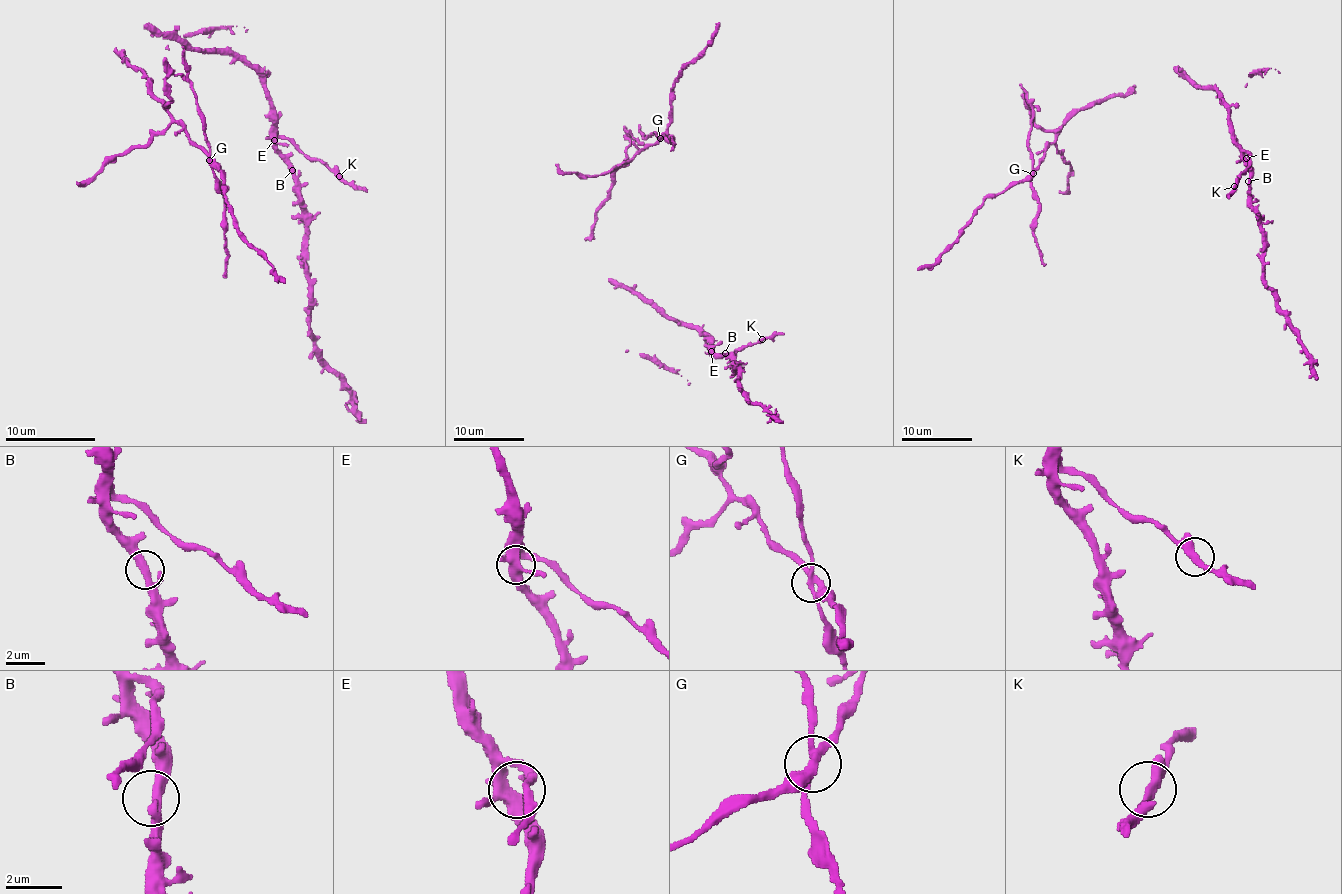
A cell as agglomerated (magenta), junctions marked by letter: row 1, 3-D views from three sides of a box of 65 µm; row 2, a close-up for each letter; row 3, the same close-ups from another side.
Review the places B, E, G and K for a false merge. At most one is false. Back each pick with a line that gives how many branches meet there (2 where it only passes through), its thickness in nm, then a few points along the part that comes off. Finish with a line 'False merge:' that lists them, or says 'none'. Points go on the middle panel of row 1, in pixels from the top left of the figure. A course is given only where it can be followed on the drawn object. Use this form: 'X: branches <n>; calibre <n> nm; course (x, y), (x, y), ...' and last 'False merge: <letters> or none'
G: branches 4; calibre 280 nm; course (659, 137), (665, 137), (672, 144), (672, 139), (673, 146), (670, 151)
False merge: G

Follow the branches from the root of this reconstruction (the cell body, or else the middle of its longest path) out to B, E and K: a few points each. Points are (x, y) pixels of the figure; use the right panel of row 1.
B: (1190, 78), (1197, 85), (1213, 87), (1227, 107), (1232, 140), (1250, 172), (1248, 181)
E: (1190, 78), (1197, 85), (1209, 85), (1218, 92), (1229, 110), (1232, 140), (1246, 158)
K: (1190, 78), (1197, 85), (1209, 85), (1218, 92), (1229, 110), (1232, 138), (1250, 154), (1248, 167), (1234, 186)

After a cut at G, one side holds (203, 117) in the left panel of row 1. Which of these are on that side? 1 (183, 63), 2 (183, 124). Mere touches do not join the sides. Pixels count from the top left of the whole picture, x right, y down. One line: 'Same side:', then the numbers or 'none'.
Same side: 1

